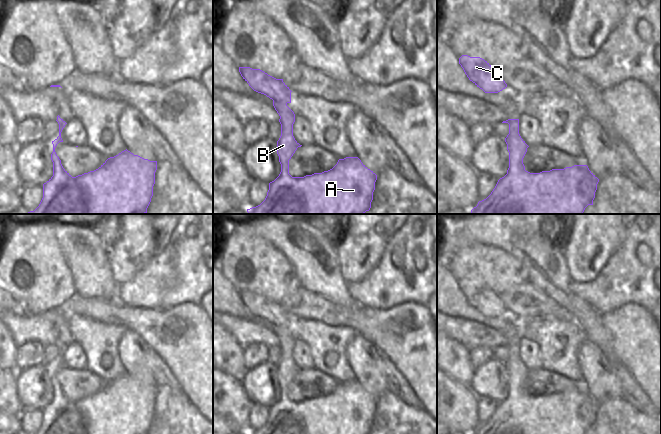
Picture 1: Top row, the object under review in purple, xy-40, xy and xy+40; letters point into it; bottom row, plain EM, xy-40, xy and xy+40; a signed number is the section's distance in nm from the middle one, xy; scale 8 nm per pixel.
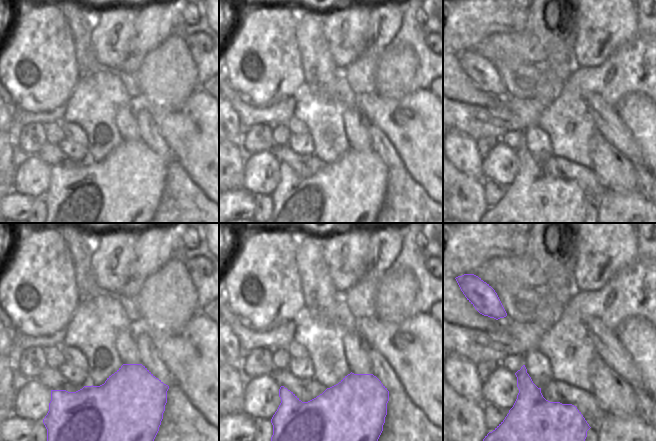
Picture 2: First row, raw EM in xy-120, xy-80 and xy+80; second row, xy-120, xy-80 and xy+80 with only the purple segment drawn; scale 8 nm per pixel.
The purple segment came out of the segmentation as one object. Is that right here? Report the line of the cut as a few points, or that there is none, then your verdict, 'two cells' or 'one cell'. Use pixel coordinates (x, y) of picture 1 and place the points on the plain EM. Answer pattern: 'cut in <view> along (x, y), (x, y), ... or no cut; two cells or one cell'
cut in xy along (273, 324), (286, 327); two cells

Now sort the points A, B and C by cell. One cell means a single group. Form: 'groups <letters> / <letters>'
groups A B / C

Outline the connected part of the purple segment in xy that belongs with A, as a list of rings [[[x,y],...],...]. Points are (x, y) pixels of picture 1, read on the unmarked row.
[[[273,325],[280,340],[281,360],[277,365],[277,378],[281,388],[279,400],[269,407],[265,424],[258,430],[247,434],[370,434],[377,399],[368,393],[358,381],[339,383],[330,394],[304,401],[292,401],[289,398],[289,384],[298,371],[293,360],[294,336],[287,327]]]

